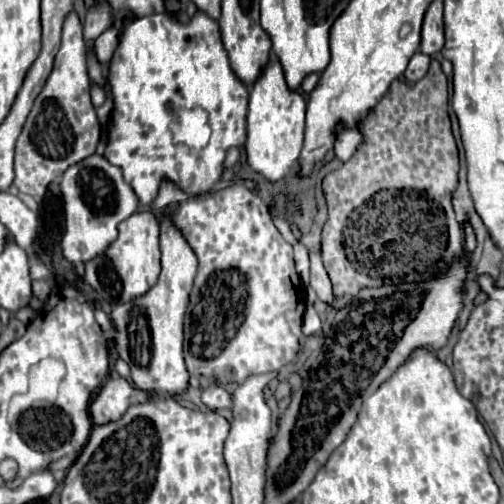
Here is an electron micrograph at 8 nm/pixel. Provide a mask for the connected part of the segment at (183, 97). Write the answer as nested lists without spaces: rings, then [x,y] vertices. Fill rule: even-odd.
[[[168,13],[132,19],[124,27],[120,47],[114,51],[114,57],[110,61],[110,85],[114,109],[104,157],[108,159],[108,163],[122,169],[126,183],[134,189],[140,203],[150,205],[164,181],[174,181],[188,195],[212,191],[212,187],[222,179],[226,151],[234,145],[244,145],[246,141],[246,111],[250,97],[246,85],[230,69],[226,49],[220,41],[218,21],[208,17],[208,35],[192,35],[188,31],[188,25],[182,25]],[[176,107],[202,107],[212,117],[210,143],[198,155],[190,155],[184,145],[182,151],[178,151],[178,145],[174,145],[170,121]]]

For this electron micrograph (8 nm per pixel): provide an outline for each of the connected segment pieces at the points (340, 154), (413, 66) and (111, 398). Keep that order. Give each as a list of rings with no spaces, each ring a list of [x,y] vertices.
[[[344,129],[336,137],[336,141],[334,141],[334,153],[336,153],[336,157],[340,161],[348,161],[354,155],[356,147],[360,145],[360,141],[362,141],[362,135],[360,135],[358,129]]]
[[[416,51],[414,57],[410,59],[408,67],[406,67],[404,77],[406,77],[408,81],[416,83],[416,81],[420,81],[420,79],[428,73],[428,67],[430,67],[430,55],[426,55],[426,53],[422,53],[422,51]]]
[[[110,377],[90,405],[92,421],[94,425],[106,425],[110,421],[116,421],[129,406],[146,401],[146,397],[148,393],[140,391],[126,379]]]

